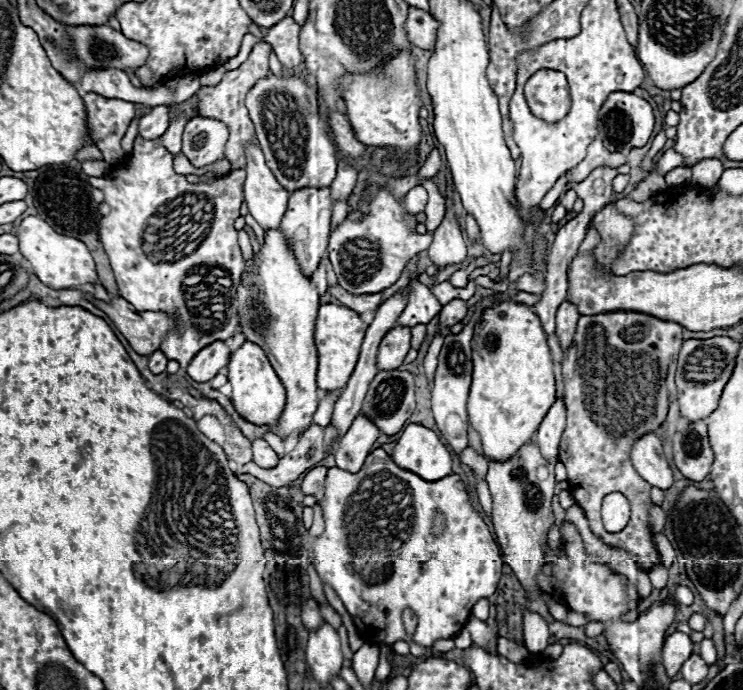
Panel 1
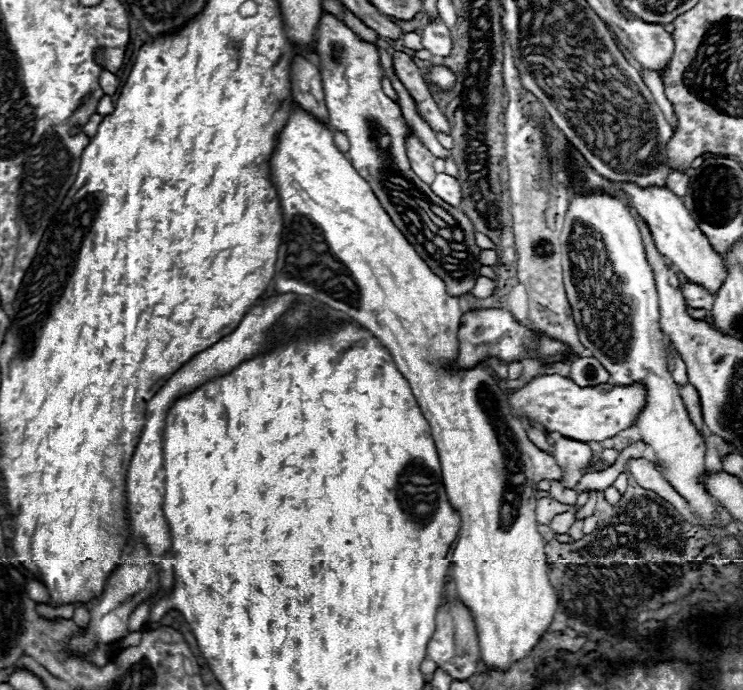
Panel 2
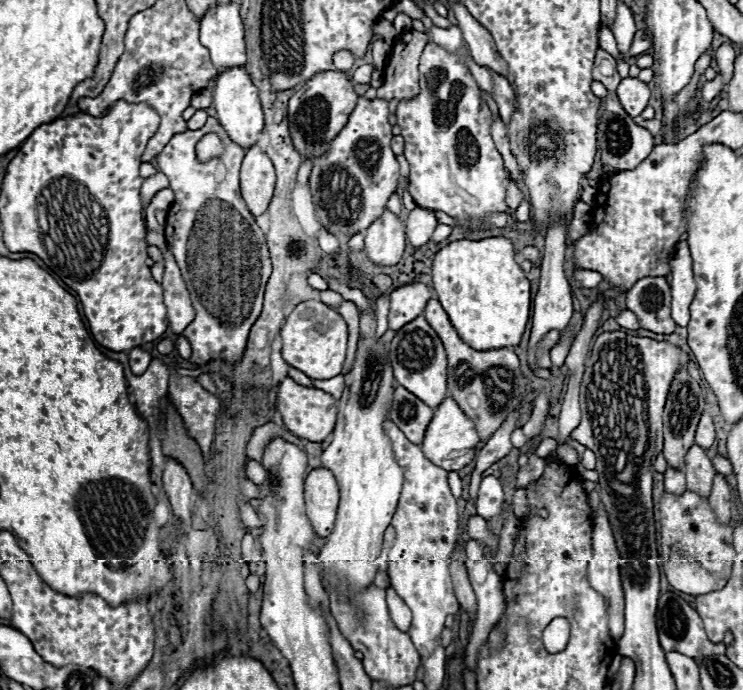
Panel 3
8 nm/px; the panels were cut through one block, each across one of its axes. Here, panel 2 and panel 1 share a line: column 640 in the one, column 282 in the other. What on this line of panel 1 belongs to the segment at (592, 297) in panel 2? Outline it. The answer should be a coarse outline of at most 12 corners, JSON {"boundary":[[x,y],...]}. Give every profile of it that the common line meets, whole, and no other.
{"boundary":[[280,230],[238,288],[240,330],[286,388],[282,436],[318,408],[318,294]]}

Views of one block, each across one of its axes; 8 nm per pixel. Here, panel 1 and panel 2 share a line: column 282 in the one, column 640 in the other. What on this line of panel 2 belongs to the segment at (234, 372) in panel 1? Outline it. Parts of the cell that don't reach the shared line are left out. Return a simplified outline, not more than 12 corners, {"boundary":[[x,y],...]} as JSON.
{"boundary":[[558,374],[508,394],[514,416],[580,442],[634,426],[644,386]]}

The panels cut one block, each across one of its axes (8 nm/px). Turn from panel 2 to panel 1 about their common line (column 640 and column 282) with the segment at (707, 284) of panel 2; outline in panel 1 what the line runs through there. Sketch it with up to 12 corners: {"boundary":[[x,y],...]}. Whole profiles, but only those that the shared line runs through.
{"boundary":[[258,146],[246,148],[244,200],[264,230],[280,228],[290,194]]}

